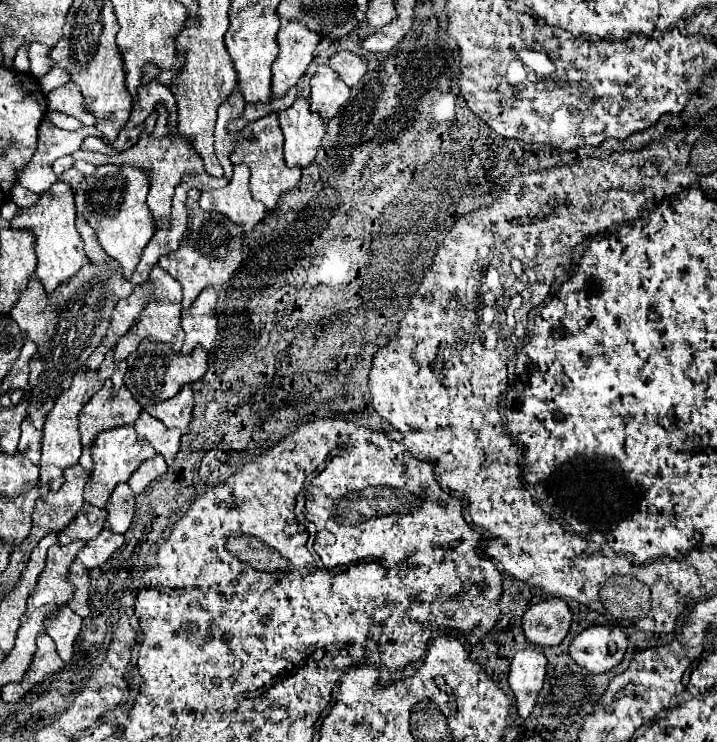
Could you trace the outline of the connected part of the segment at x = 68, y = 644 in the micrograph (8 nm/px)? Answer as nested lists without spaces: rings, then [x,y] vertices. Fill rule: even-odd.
[[[60,606],[54,618],[44,620],[44,626],[46,626],[48,636],[56,642],[60,658],[64,662],[68,662],[74,654],[74,642],[80,634],[82,618],[78,614],[74,614],[68,606]]]

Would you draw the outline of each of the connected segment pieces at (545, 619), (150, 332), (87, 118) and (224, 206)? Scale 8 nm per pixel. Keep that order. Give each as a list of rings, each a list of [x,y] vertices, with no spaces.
[[[550,598],[530,606],[522,616],[526,640],[538,646],[556,646],[564,640],[572,624],[572,612],[562,598]]]
[[[156,264],[152,268],[150,280],[152,280],[152,286],[154,286],[154,300],[148,302],[148,306],[136,318],[132,330],[128,330],[128,334],[124,334],[120,338],[120,342],[116,344],[116,360],[124,360],[128,354],[132,354],[132,350],[136,350],[136,346],[144,338],[156,338],[160,342],[168,342],[174,350],[182,348],[184,330],[180,326],[180,312],[182,312],[182,290],[180,290],[180,284],[168,272],[164,272],[160,268],[160,264]]]
[[[68,82],[68,84],[64,84],[64,86],[60,86],[60,88],[52,90],[52,92],[48,92],[46,94],[48,108],[50,110],[66,112],[66,114],[82,120],[84,126],[92,126],[92,124],[96,126],[96,122],[98,122],[96,116],[92,116],[88,112],[82,112],[82,108],[80,108],[80,90],[72,92],[72,88],[76,88],[76,86],[72,86],[72,82]]]
[[[234,164],[234,176],[226,188],[206,190],[200,196],[200,206],[204,210],[218,210],[226,214],[232,222],[242,224],[248,234],[266,216],[266,206],[252,198],[248,190],[250,170],[246,164]]]

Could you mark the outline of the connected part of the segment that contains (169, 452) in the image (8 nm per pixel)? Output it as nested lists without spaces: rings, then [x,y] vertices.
[[[146,410],[140,412],[138,420],[134,422],[134,430],[150,442],[150,446],[166,458],[168,464],[174,462],[174,456],[180,448],[182,432],[178,428],[166,428],[158,418],[150,416]]]

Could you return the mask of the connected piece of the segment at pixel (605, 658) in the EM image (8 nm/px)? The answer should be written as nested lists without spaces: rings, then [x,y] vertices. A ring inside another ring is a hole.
[[[592,626],[580,632],[568,648],[568,654],[576,664],[582,668],[602,674],[612,670],[616,664],[620,664],[624,652],[626,652],[628,640],[626,634],[618,626]],[[608,644],[616,644],[616,652],[610,654]]]

